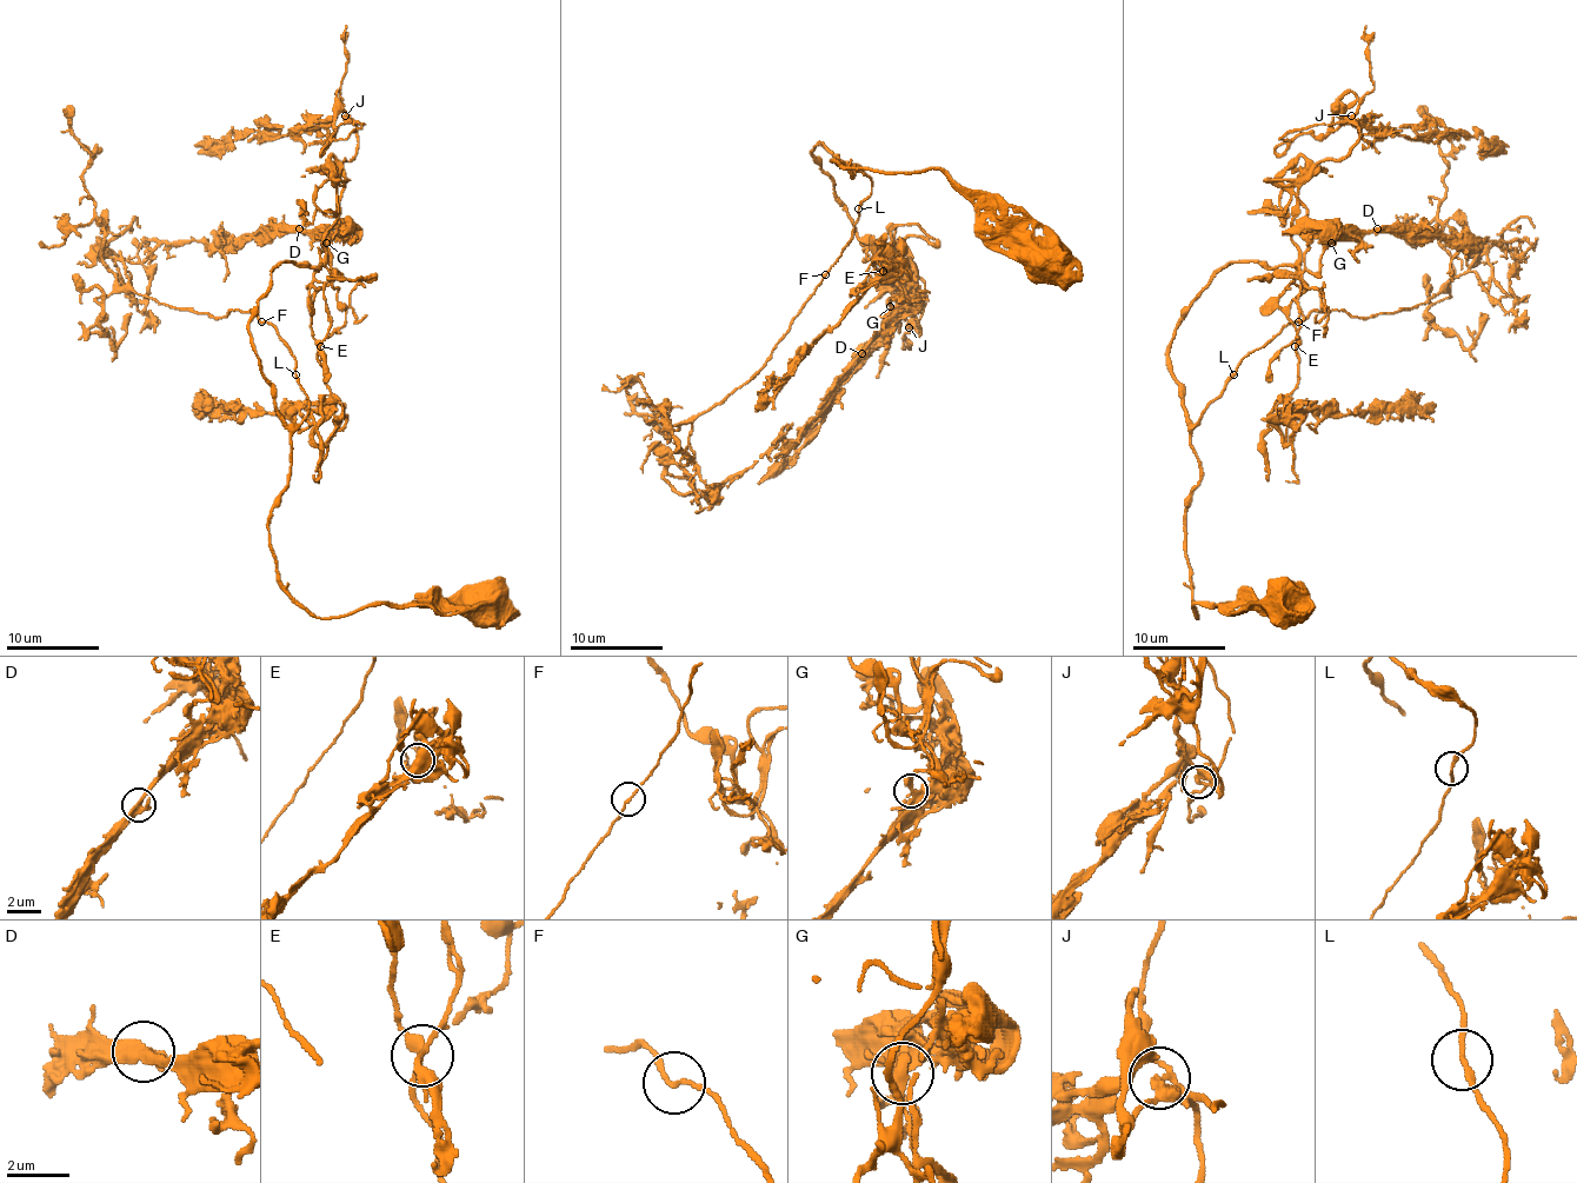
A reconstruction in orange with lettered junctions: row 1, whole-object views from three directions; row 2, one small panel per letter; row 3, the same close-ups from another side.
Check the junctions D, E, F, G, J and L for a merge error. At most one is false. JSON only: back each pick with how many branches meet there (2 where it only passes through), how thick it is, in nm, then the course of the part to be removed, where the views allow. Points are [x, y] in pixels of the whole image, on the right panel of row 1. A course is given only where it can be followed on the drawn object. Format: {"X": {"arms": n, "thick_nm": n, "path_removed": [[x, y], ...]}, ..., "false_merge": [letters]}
{"false_merge": []}

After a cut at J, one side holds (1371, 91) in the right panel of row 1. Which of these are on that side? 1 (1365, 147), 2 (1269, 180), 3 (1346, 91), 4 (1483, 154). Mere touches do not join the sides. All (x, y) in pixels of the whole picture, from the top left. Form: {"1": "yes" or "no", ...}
{"1": "no", "2": "yes", "3": "no", "4": "no"}

